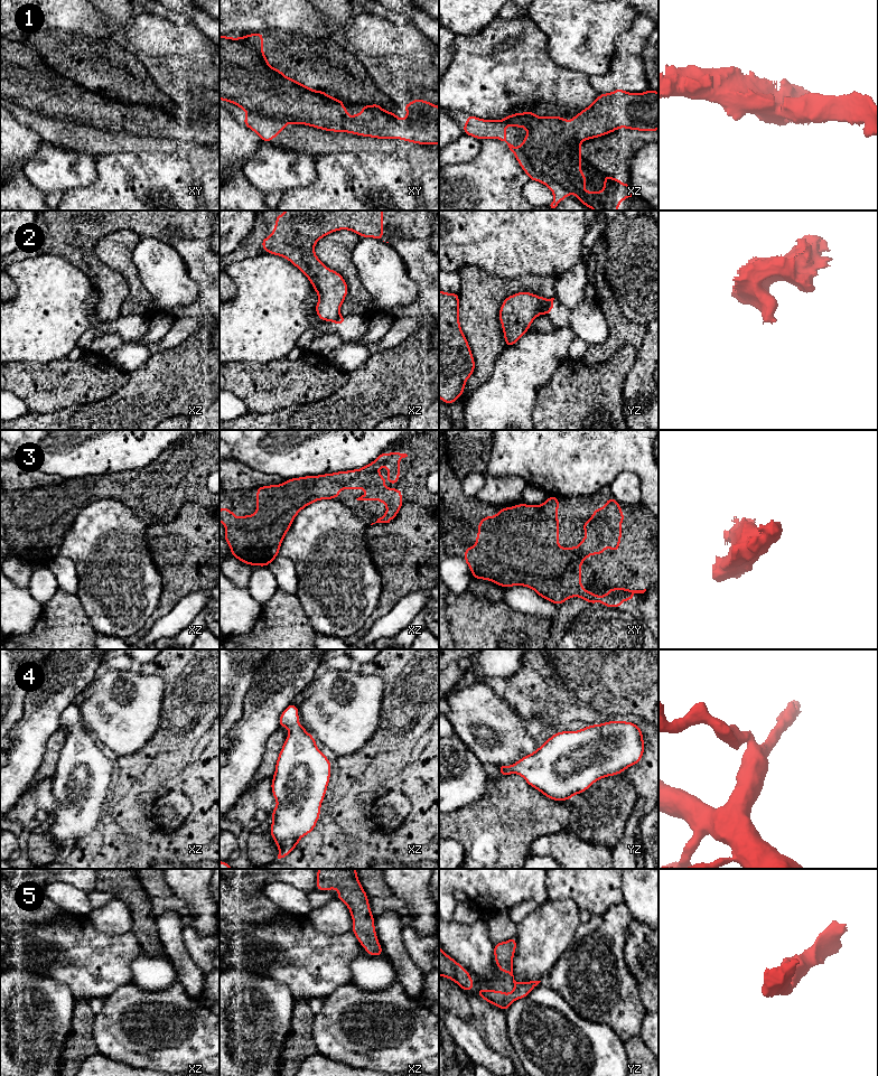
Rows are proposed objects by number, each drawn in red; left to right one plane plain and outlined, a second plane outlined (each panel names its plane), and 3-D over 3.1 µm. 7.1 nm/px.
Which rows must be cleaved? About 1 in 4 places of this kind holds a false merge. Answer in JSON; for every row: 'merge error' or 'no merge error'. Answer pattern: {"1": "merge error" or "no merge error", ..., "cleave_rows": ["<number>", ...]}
{"1": "no merge error", "2": "merge error", "3": "no merge error", "4": "no merge error", "5": "no merge error", "cleave_rows": ["2"]}

